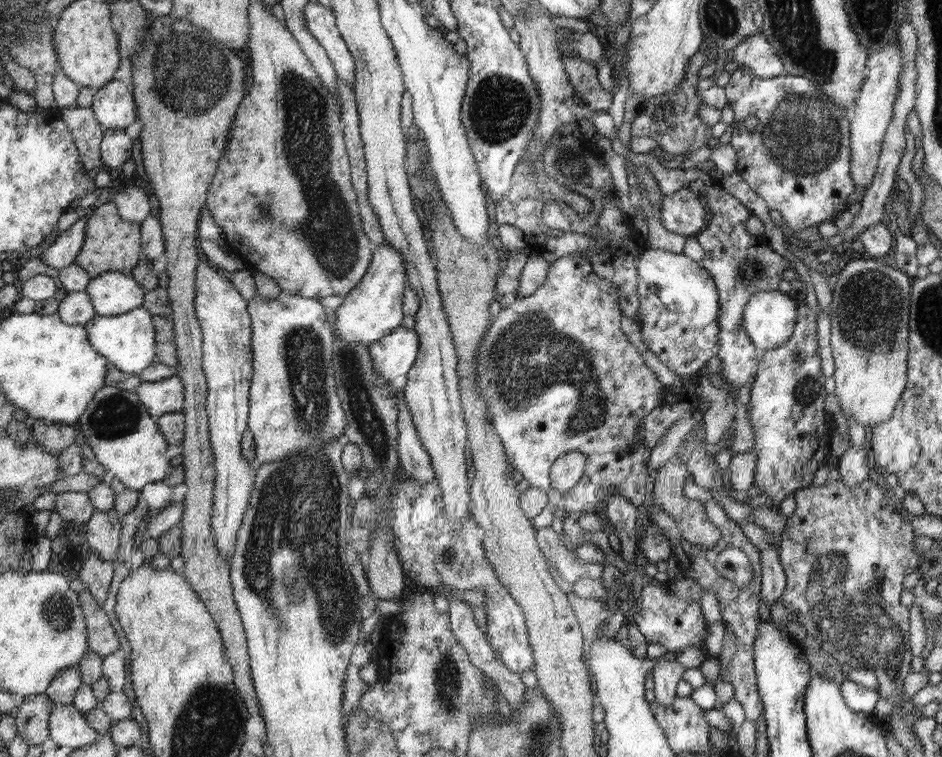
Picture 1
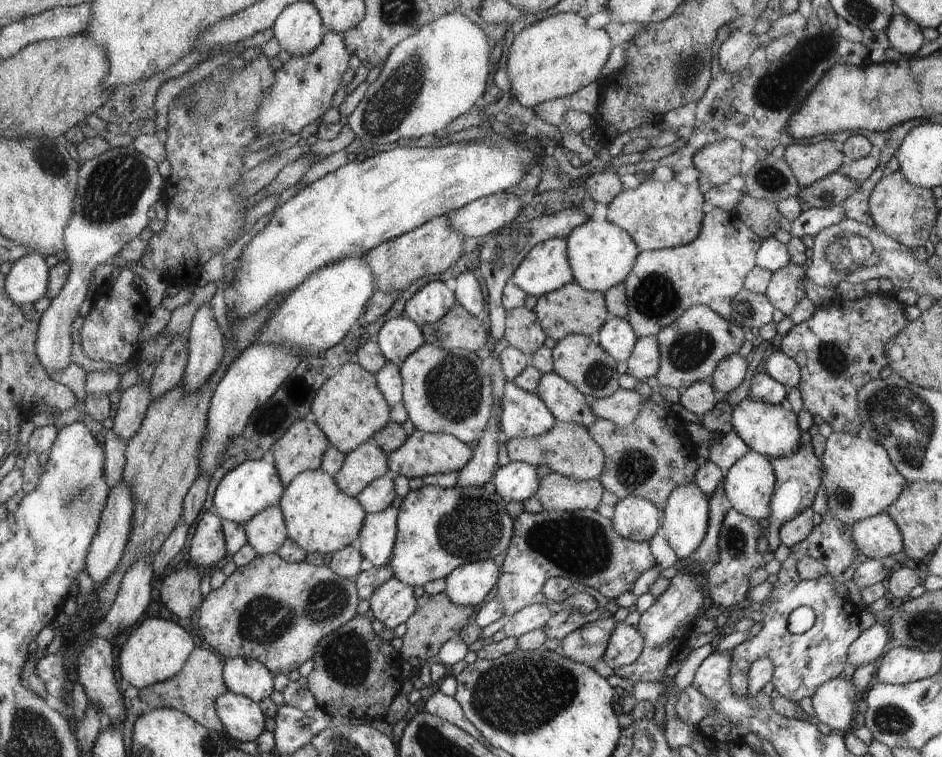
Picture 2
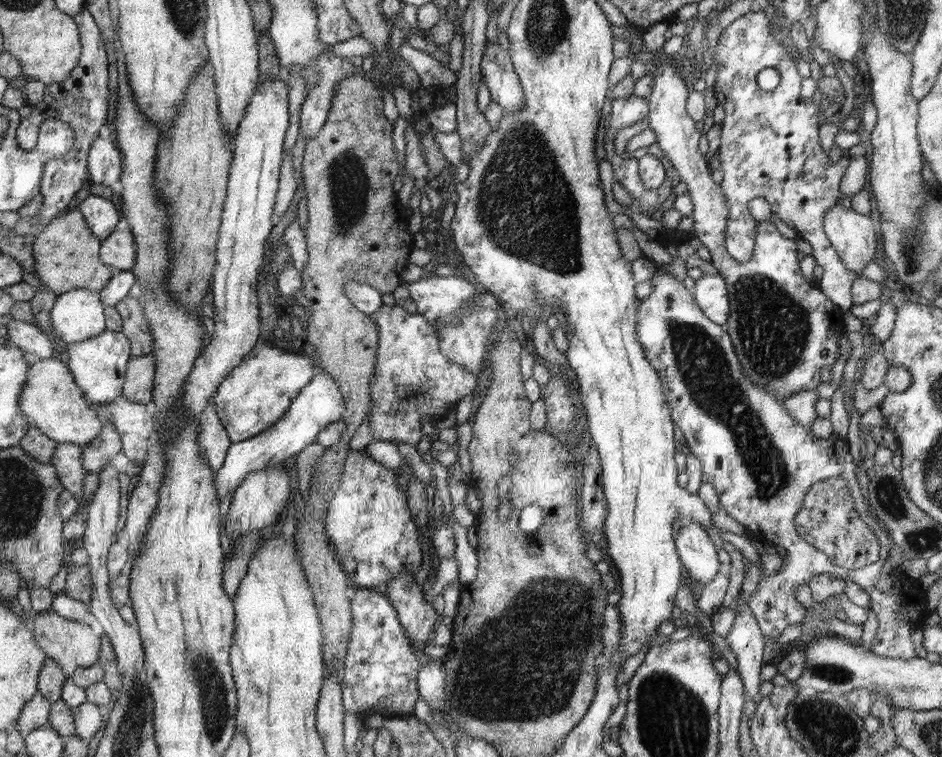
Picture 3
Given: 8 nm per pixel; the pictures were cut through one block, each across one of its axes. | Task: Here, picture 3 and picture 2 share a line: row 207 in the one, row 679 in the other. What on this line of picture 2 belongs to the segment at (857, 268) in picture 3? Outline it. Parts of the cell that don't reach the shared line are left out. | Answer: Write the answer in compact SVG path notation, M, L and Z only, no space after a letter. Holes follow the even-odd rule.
M848 673L828 680L811 698L818 720L830 726L833 732L841 734L844 734L844 730L850 730L854 702L858 698L858 690L850 680L852 677Z

